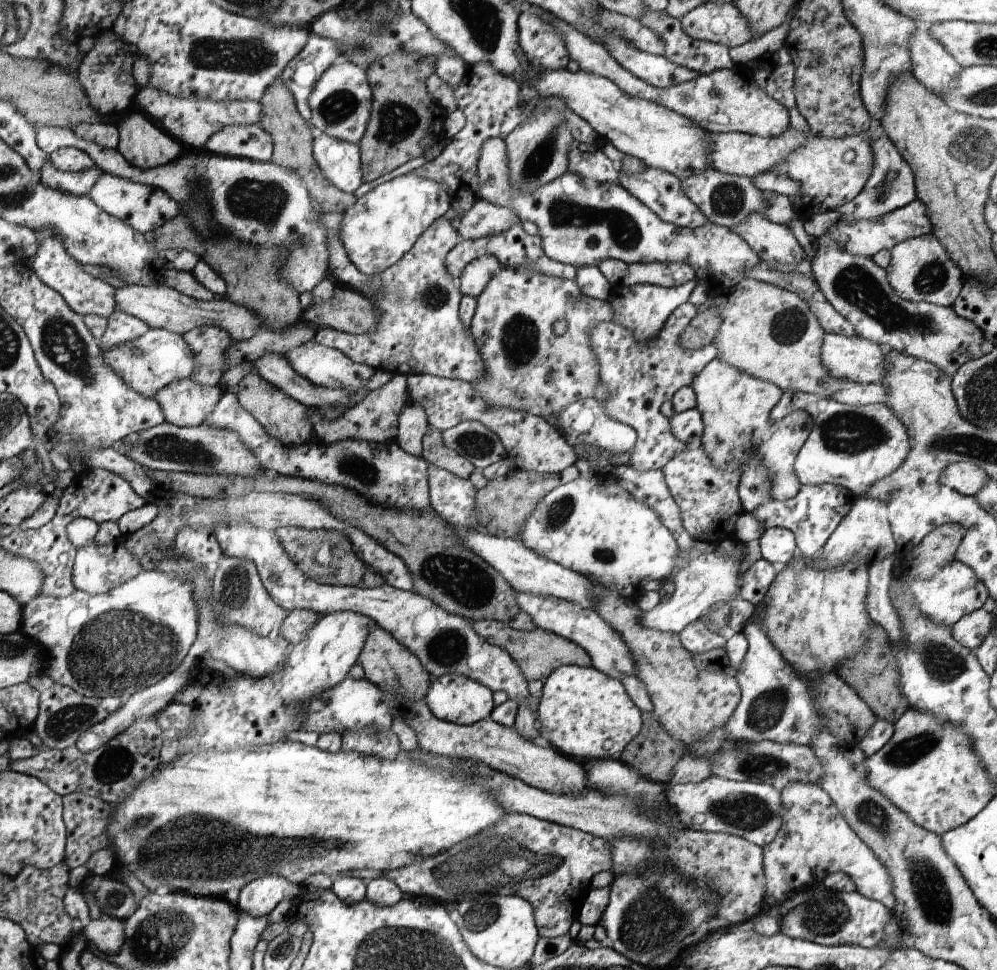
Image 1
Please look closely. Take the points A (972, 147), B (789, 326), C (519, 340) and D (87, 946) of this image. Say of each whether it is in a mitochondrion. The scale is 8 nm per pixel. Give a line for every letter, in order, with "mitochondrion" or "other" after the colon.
A: mitochondrion
B: mitochondrion
C: mitochondrion
D: other

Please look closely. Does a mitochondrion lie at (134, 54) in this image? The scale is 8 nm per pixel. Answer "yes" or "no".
no

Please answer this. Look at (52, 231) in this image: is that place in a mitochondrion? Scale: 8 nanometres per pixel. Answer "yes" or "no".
no

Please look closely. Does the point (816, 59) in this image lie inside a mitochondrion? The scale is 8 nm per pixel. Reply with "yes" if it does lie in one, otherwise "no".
yes

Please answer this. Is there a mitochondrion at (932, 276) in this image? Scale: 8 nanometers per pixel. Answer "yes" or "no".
yes

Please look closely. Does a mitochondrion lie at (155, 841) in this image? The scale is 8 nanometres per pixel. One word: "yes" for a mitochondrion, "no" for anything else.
yes

